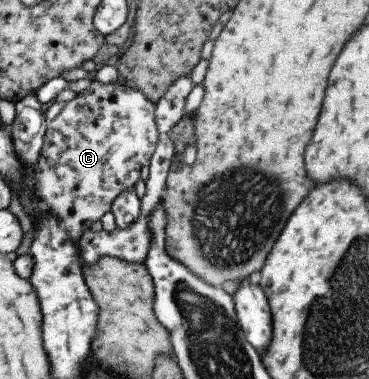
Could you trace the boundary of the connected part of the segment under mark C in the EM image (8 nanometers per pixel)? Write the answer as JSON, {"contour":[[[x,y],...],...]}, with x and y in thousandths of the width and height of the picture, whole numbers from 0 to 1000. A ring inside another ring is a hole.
{"contour":[[[247,203],[247,224],[241,232],[225,237],[225,243],[209,245],[203,259],[182,266],[165,296],[160,296],[144,317],[127,322],[114,398],[89,443],[89,464],[98,478],[98,512],[103,515],[100,522],[117,533],[117,546],[136,557],[127,562],[146,565],[149,573],[165,575],[171,602],[184,612],[190,631],[201,641],[209,641],[225,617],[247,602],[252,586],[271,580],[285,559],[301,557],[306,530],[333,504],[360,504],[366,499],[366,485],[379,475],[382,443],[407,430],[407,417],[415,412],[428,377],[428,338],[420,293],[423,274],[415,274],[415,269],[409,269],[377,235],[322,222],[320,211],[295,222],[274,222],[263,208]]]}

